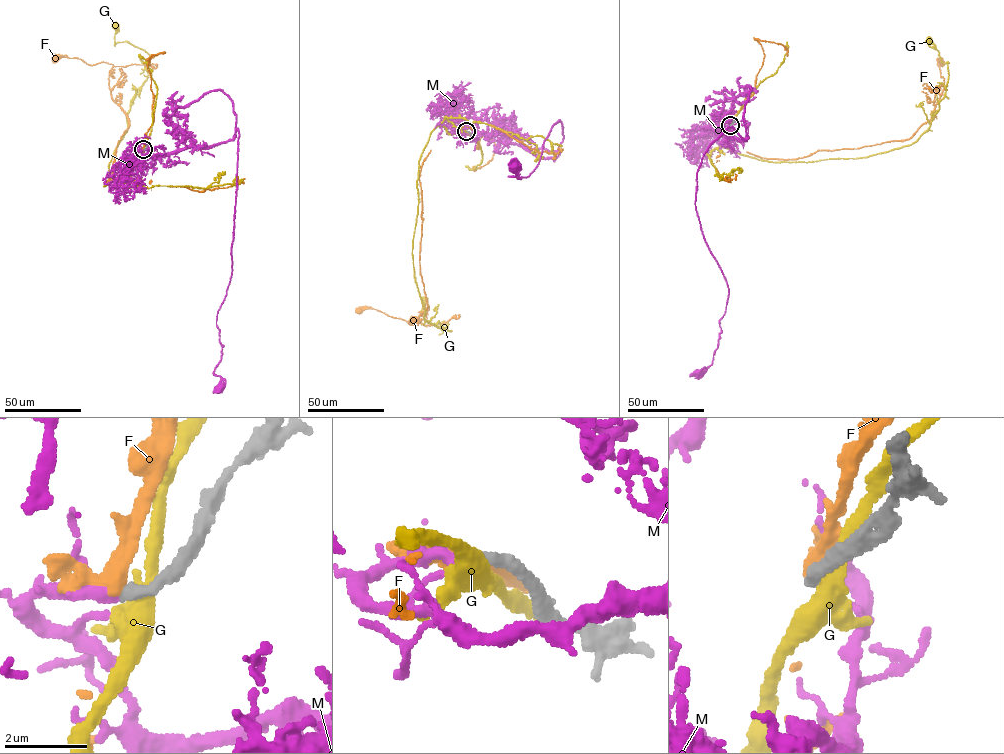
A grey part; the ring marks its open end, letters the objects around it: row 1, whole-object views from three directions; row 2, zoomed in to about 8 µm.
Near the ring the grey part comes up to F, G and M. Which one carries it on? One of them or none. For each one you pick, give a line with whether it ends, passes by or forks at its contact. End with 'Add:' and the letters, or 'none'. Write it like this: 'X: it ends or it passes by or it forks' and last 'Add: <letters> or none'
M: it passes by
Add: M

